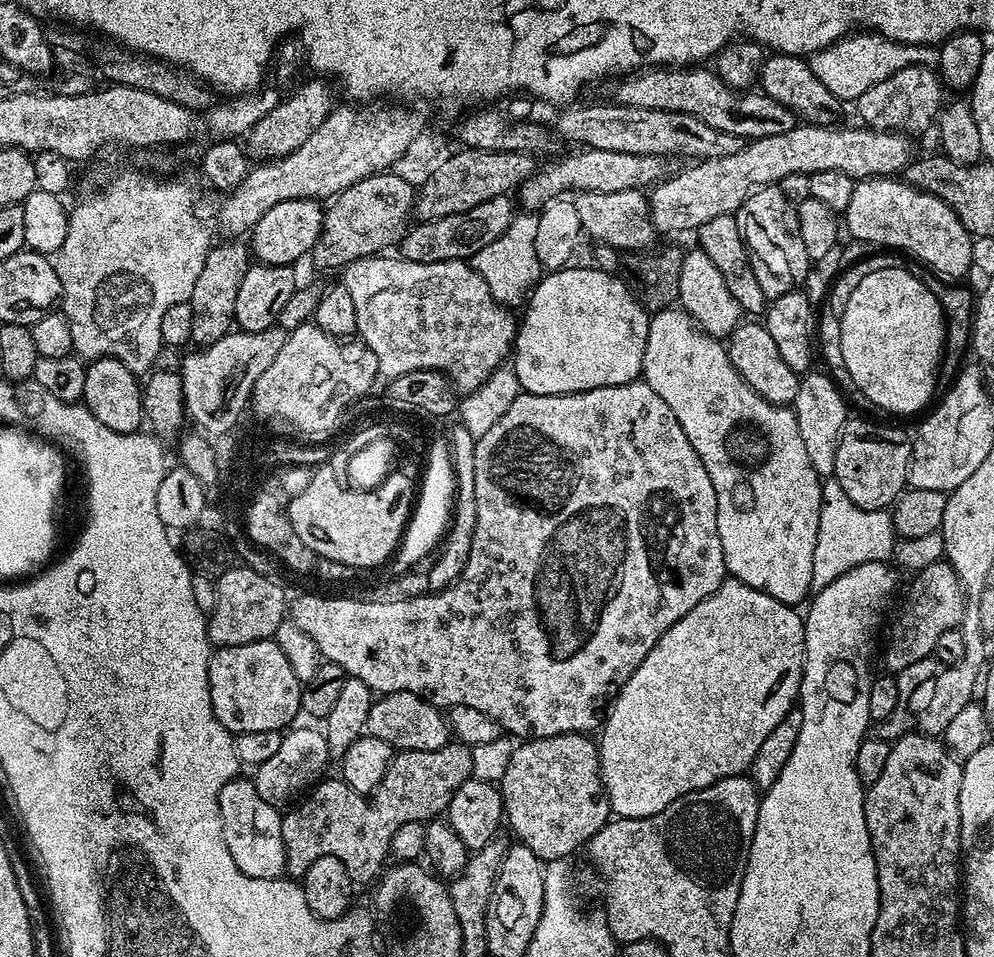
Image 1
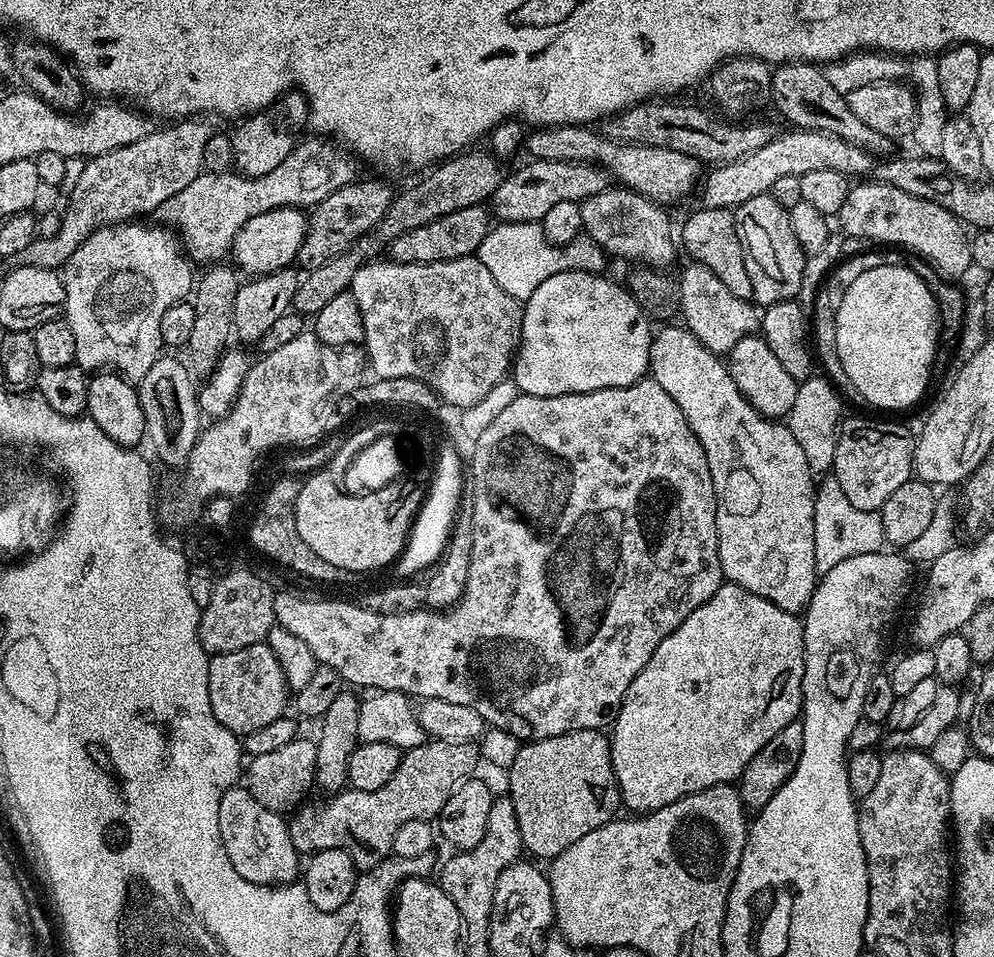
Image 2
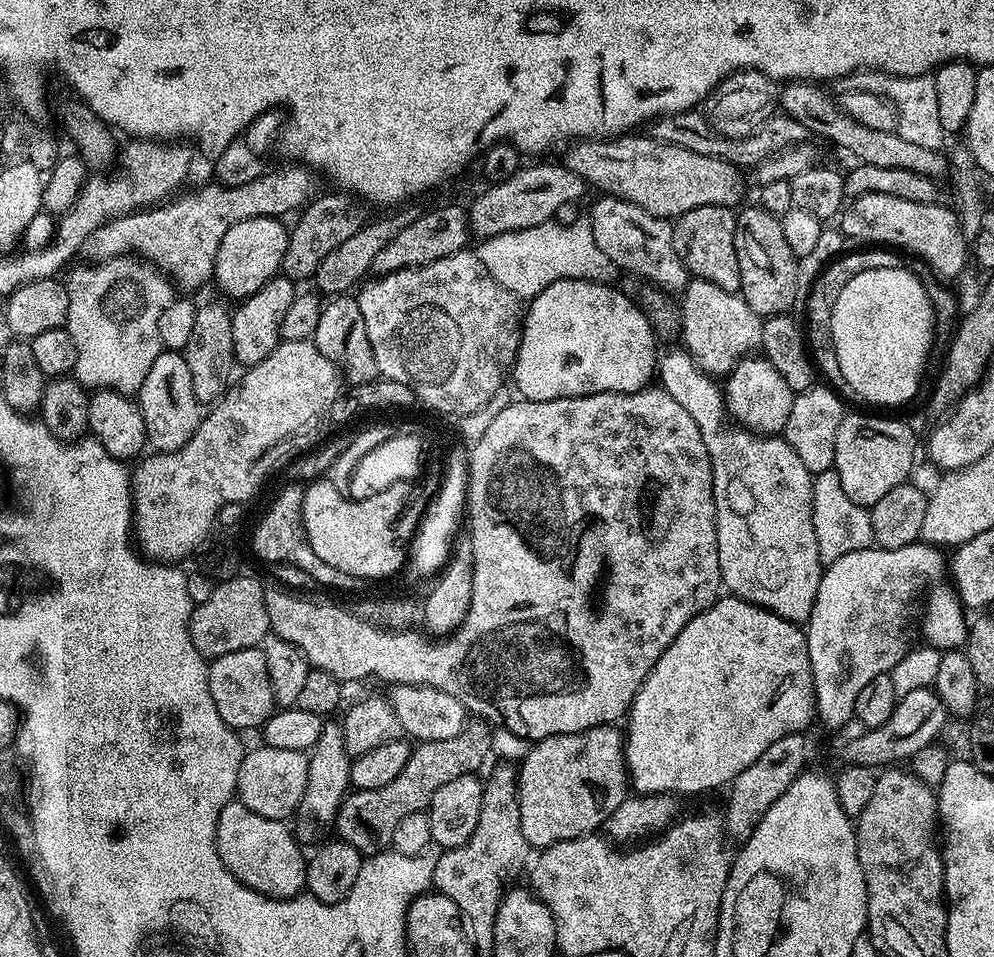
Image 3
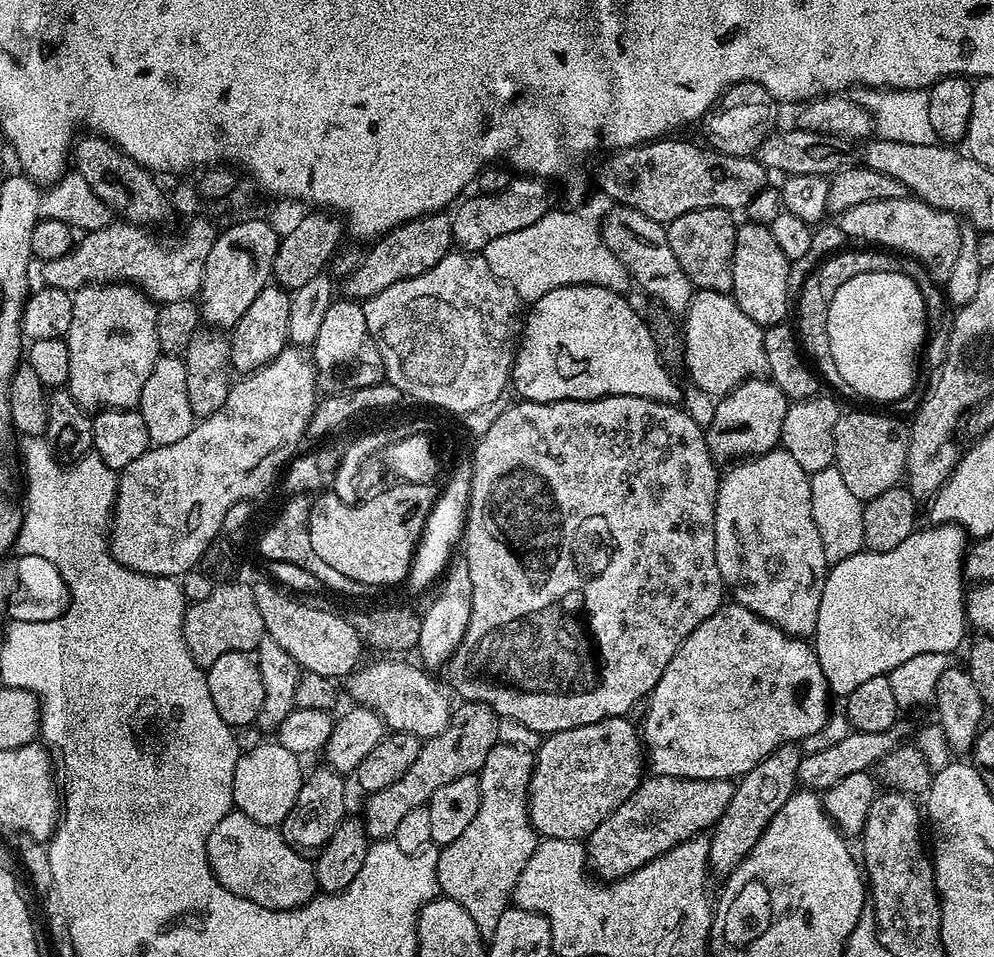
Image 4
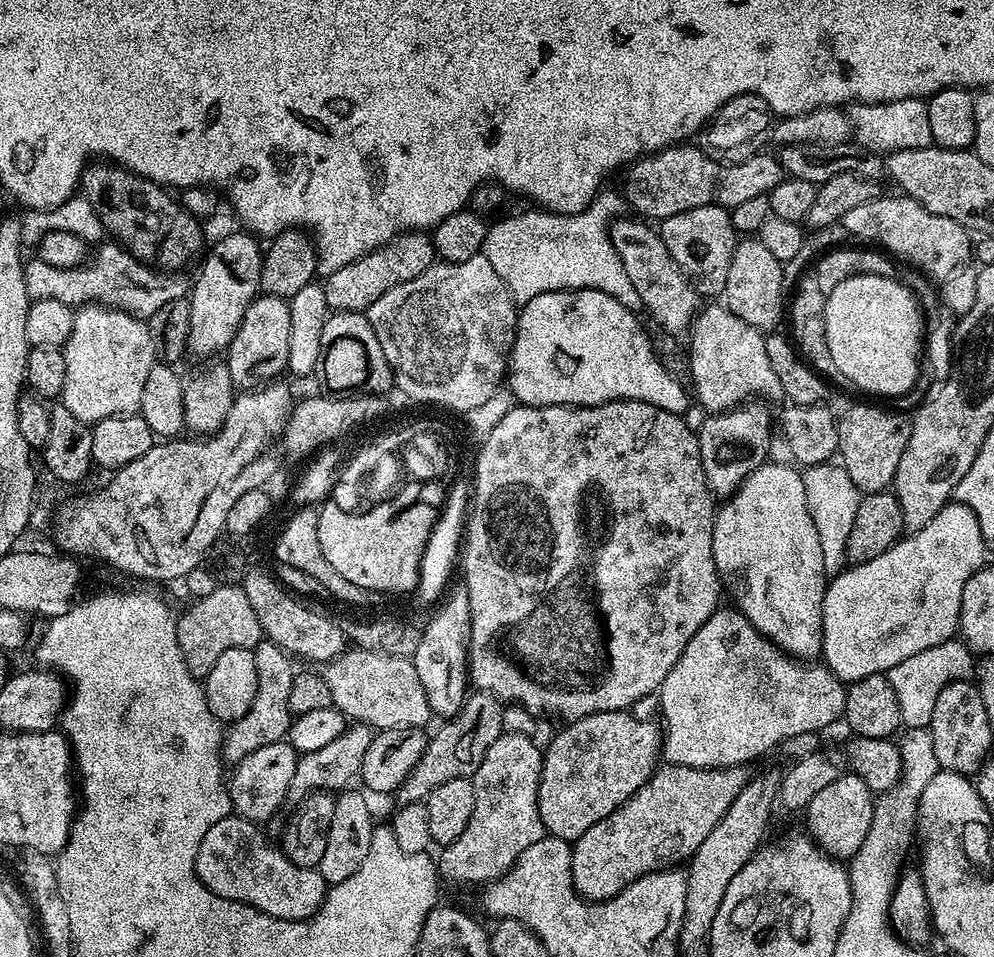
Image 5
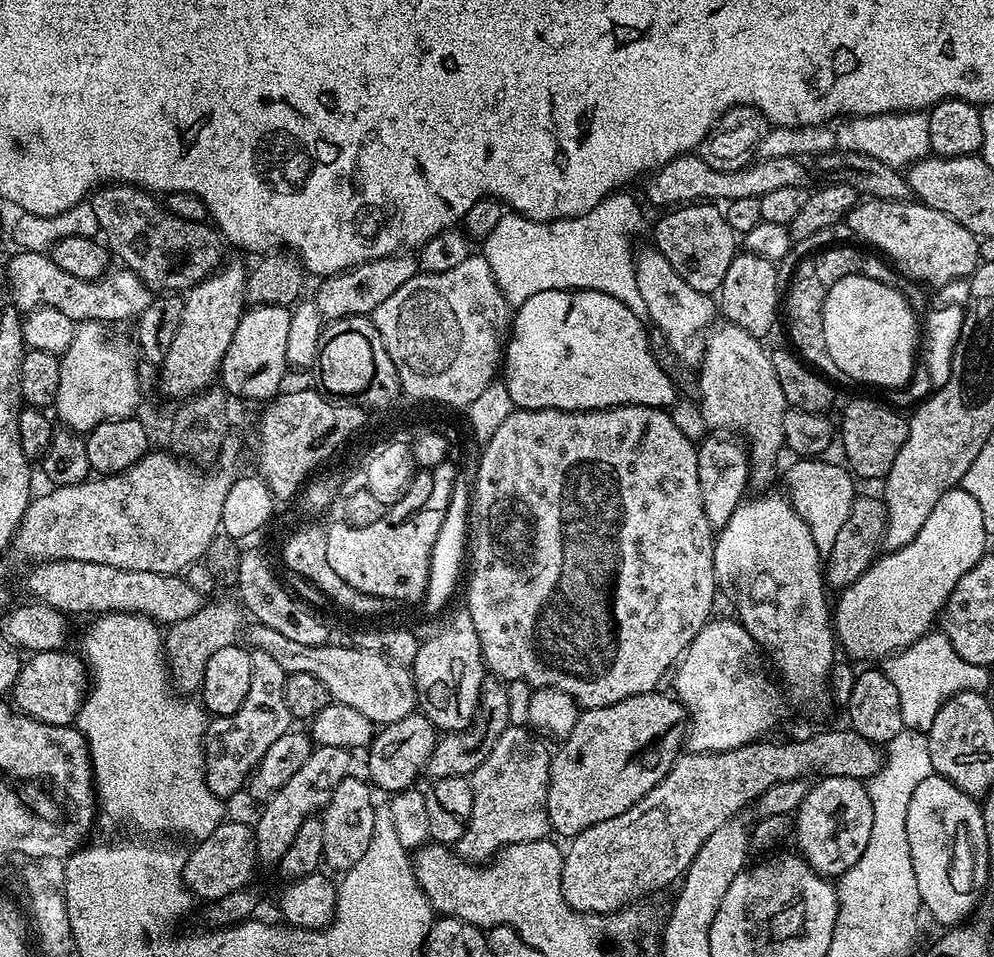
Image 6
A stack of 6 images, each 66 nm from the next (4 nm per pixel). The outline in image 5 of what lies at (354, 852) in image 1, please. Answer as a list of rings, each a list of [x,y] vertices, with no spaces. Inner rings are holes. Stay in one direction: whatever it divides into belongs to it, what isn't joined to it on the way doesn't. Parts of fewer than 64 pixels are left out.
[[[479,690],[473,691],[465,699],[460,713],[451,717],[436,733],[428,736],[428,745],[418,758],[418,766],[410,770],[406,782],[394,793],[400,804],[417,804],[427,801],[429,794],[442,782],[450,782],[450,778],[471,778],[482,766],[482,758],[486,758],[486,750],[494,746],[494,742],[504,732],[502,714],[505,705],[496,696]]]

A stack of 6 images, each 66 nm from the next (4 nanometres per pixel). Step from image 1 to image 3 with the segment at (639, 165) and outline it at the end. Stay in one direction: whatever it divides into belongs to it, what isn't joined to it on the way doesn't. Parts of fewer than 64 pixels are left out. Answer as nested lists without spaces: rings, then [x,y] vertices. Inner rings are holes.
[[[532,162],[529,168],[528,165],[520,167],[513,176],[506,178],[506,182],[488,184],[485,192],[481,196],[474,197],[472,205],[467,205],[468,227],[473,237],[487,238],[514,230],[530,230],[530,226],[542,226],[549,223],[563,205],[577,203],[580,200],[579,196],[586,191],[586,185],[584,179],[578,174],[574,174],[574,170],[564,167],[560,162],[556,162],[556,164],[536,163],[540,162]]]

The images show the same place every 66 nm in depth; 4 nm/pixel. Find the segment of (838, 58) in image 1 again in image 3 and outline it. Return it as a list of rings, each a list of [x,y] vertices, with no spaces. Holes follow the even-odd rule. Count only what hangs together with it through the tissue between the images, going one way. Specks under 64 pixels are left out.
[[[861,70],[843,77],[845,89],[866,90],[868,94],[878,94],[896,107],[896,127],[906,142],[915,142],[925,150],[941,151],[945,146],[946,133],[938,118],[938,89],[934,86],[934,75],[927,76],[892,76],[888,72]]]

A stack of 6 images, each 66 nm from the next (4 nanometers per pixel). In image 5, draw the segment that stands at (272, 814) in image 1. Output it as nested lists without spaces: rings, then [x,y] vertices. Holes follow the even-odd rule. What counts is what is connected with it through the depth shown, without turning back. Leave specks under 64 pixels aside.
[[[237,814],[214,822],[214,826],[206,830],[206,838],[202,838],[198,846],[198,878],[224,900],[239,900],[240,903],[257,908],[260,912],[271,912],[274,918],[282,918],[284,921],[302,921],[310,918],[324,901],[326,885],[322,874],[316,868],[298,867],[294,862],[290,862],[290,858],[284,856],[279,847],[271,848],[263,830],[259,823],[252,823]]]

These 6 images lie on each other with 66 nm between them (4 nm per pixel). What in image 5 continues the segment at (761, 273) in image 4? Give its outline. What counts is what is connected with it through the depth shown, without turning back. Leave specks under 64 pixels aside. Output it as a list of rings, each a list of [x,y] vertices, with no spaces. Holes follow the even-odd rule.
[[[744,238],[739,241],[730,258],[730,270],[726,274],[726,286],[722,293],[722,303],[742,322],[750,322],[759,332],[768,334],[776,328],[786,316],[786,285],[782,261],[774,258],[770,250],[758,238]]]

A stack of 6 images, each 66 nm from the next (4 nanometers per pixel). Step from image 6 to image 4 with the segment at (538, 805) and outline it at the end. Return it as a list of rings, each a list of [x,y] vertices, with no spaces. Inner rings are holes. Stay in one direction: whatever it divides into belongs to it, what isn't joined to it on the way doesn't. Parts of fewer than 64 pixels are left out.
[[[497,742],[490,754],[486,754],[486,762],[482,762],[478,773],[480,801],[474,822],[470,822],[470,826],[466,826],[466,831],[454,838],[454,842],[443,845],[436,852],[436,877],[440,892],[447,899],[458,902],[458,906],[462,906],[462,910],[474,918],[484,938],[492,937],[498,927],[498,918],[502,918],[505,908],[509,907],[510,894],[515,893],[518,878],[522,878],[522,870],[526,870],[526,862],[530,862],[538,843],[537,834],[528,817],[528,786],[532,781],[533,763],[532,752]]]

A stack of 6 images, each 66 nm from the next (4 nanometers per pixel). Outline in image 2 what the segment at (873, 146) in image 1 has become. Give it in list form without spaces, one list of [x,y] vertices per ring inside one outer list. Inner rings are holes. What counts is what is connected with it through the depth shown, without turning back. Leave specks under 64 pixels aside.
[[[803,130],[781,131],[762,150],[754,150],[745,160],[735,160],[729,164],[713,167],[712,172],[703,177],[704,208],[731,208],[746,202],[763,192],[771,193],[777,178],[789,174],[801,176],[811,174],[813,170],[838,170],[838,174],[849,178],[864,178],[873,171],[873,157],[858,146],[850,146],[842,138],[825,132],[805,132]],[[856,176],[856,177],[855,177]]]

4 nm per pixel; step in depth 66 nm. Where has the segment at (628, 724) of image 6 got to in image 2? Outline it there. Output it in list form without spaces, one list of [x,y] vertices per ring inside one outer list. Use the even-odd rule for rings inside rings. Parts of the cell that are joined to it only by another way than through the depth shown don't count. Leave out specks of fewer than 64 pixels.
[[[595,728],[574,730],[566,734],[558,734],[554,738],[542,738],[541,740],[521,743],[514,762],[506,769],[506,776],[508,776],[506,795],[514,802],[514,814],[518,814],[518,830],[522,834],[524,847],[529,853],[532,851],[534,855],[541,856],[544,862],[551,862],[558,854],[562,854],[562,850],[574,846],[574,842],[578,842],[578,838],[583,838],[586,834],[590,834],[590,830],[598,830],[598,826],[610,823],[617,813],[619,813],[616,811],[621,811],[622,808],[620,787],[612,769],[612,746],[609,737],[603,731]]]

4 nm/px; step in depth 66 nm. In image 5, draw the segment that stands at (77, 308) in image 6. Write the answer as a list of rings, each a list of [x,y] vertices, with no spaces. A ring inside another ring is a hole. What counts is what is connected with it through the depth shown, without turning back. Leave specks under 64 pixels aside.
[[[115,242],[101,243],[77,268],[50,266],[32,258],[25,263],[24,273],[26,290],[33,300],[54,298],[73,306],[102,304],[120,308],[123,312],[141,318],[150,317],[162,310],[166,302],[185,299],[190,292],[190,280],[189,277],[184,277],[183,271],[165,272],[151,264],[144,264],[131,256],[123,244]]]

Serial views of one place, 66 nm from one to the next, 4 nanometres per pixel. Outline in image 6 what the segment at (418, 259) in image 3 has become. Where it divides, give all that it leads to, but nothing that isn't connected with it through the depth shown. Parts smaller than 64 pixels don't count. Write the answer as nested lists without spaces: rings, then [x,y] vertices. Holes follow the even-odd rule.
[[[415,255],[383,256],[365,264],[356,264],[333,276],[323,277],[317,283],[320,285],[316,288],[314,299],[318,310],[328,322],[341,320],[347,316],[371,317],[372,311],[378,306],[382,306],[382,302],[386,302],[386,298],[390,298],[390,294],[394,294],[394,290],[406,286],[406,282],[410,282],[410,278],[414,278],[417,274],[418,260]]]

